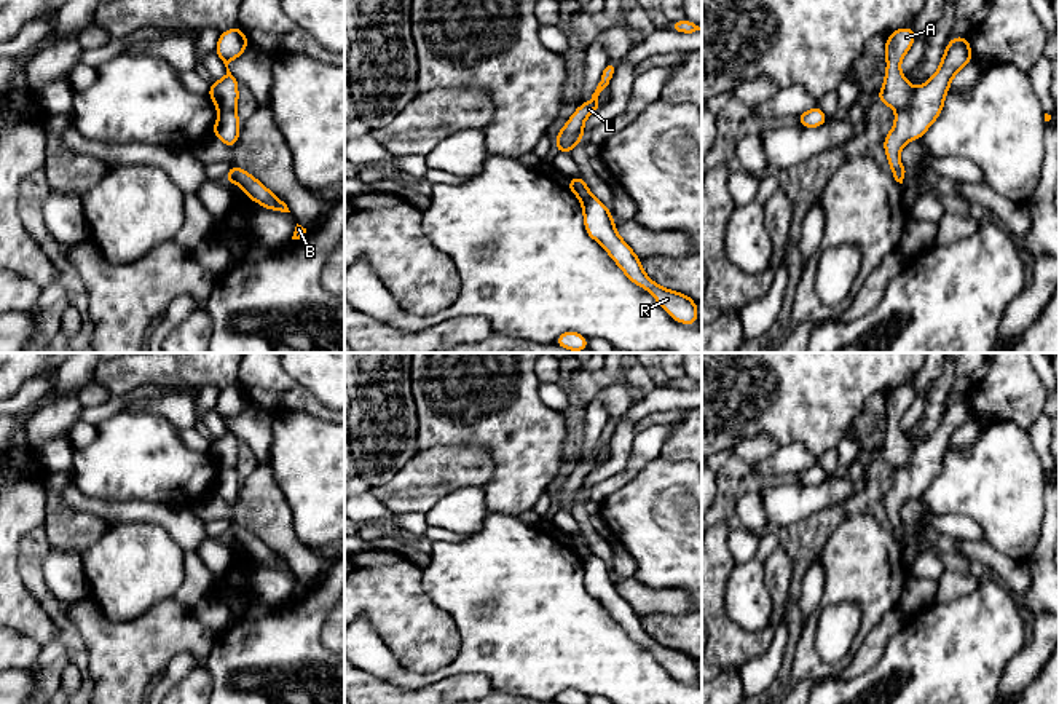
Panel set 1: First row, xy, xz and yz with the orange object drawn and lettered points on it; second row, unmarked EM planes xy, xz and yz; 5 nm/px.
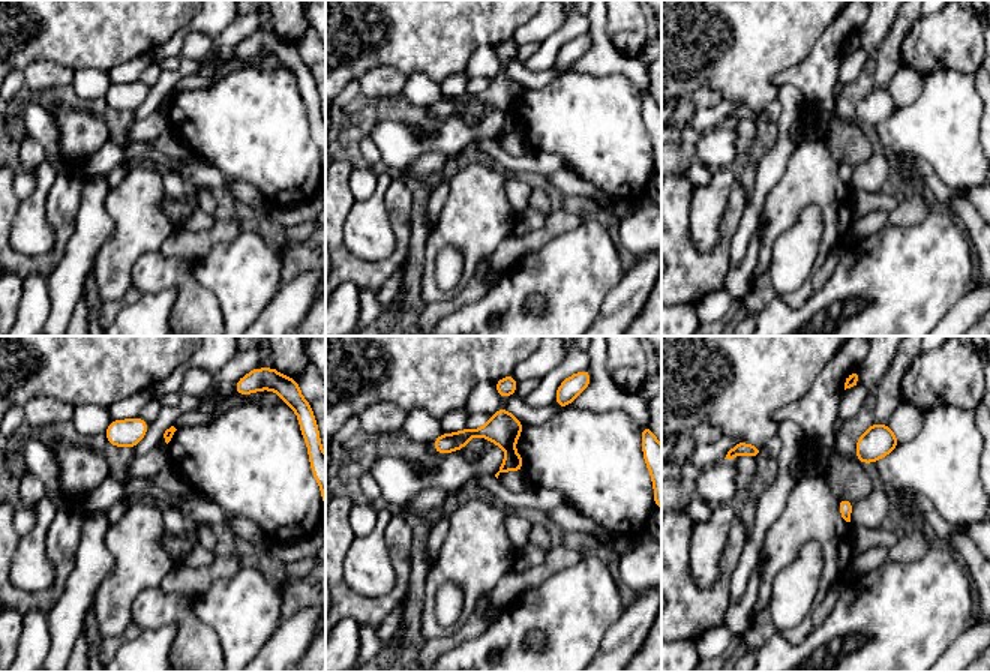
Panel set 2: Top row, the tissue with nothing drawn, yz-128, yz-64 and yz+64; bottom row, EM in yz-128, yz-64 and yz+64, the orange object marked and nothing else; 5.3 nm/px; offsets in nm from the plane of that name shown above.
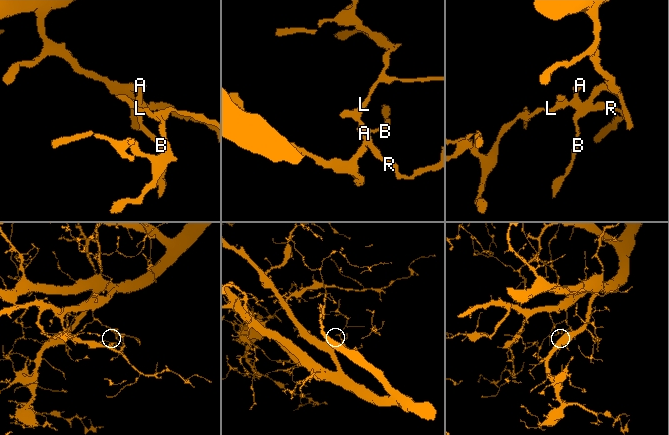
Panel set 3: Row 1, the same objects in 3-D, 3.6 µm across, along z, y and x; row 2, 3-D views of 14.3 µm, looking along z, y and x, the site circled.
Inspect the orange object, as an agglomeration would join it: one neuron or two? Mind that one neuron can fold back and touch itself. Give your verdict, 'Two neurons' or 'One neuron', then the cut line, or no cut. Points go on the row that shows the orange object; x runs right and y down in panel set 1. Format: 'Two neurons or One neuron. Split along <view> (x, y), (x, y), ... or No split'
Two neurons. Split along yz (914, 90), (909, 102), (898, 112)

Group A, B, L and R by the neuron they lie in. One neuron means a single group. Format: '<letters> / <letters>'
A L / B R

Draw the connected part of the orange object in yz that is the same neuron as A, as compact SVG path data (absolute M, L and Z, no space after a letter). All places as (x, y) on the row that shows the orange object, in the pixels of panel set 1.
M909 26L895 30L885 42L887 72L884 86L877 94L877 102L884 102L898 112L909 105L914 94L914 88L901 73L900 64L915 38L917 35L912 26Z

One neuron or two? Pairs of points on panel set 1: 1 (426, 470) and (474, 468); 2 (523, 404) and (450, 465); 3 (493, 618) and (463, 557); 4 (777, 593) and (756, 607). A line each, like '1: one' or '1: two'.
1: one
2: two
3: one
4: two

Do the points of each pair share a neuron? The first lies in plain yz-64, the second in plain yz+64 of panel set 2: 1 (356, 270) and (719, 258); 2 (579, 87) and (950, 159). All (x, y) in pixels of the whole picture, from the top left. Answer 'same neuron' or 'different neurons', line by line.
1: same neuron
2: same neuron

